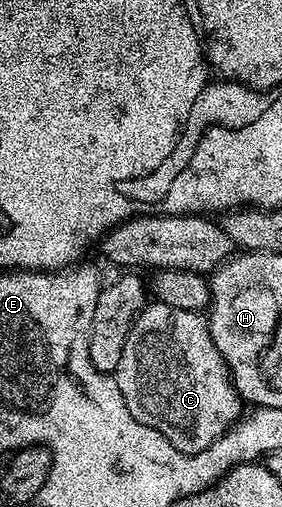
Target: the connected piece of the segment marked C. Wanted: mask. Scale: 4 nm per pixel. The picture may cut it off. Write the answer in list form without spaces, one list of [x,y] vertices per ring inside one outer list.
[[[159,303],[145,305],[143,311],[136,316],[132,329],[128,332],[128,338],[122,347],[122,359],[118,359],[118,367],[114,376],[118,383],[118,391],[122,391],[122,399],[126,399],[126,407],[130,407],[130,415],[134,415],[134,419],[138,419],[138,423],[146,423],[146,427],[154,427],[154,431],[158,431],[174,448],[183,453],[206,451],[227,429],[231,429],[242,416],[242,410],[240,410],[242,402],[239,395],[236,394],[236,388],[232,385],[231,377],[228,375],[228,365],[222,359],[218,347],[214,347],[214,339],[208,330],[207,320],[200,313],[182,311],[178,307],[170,307]]]

